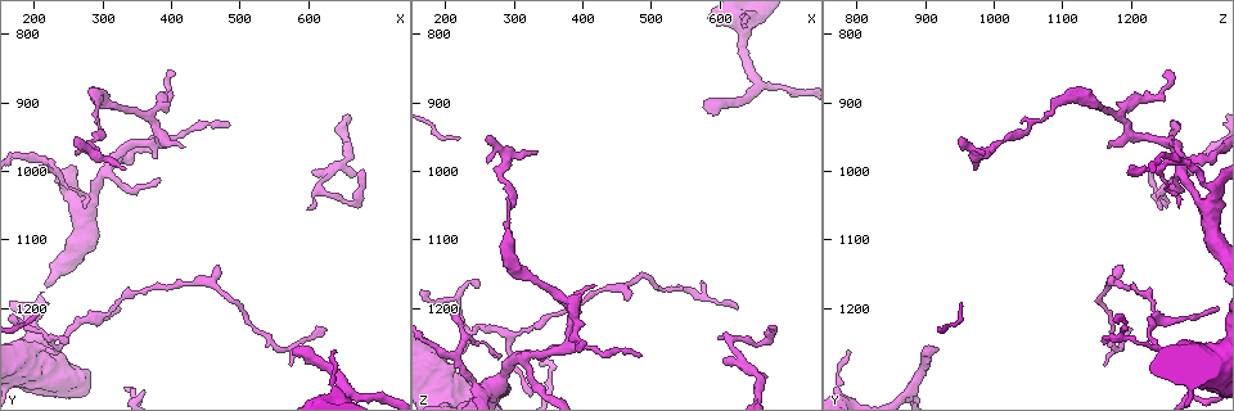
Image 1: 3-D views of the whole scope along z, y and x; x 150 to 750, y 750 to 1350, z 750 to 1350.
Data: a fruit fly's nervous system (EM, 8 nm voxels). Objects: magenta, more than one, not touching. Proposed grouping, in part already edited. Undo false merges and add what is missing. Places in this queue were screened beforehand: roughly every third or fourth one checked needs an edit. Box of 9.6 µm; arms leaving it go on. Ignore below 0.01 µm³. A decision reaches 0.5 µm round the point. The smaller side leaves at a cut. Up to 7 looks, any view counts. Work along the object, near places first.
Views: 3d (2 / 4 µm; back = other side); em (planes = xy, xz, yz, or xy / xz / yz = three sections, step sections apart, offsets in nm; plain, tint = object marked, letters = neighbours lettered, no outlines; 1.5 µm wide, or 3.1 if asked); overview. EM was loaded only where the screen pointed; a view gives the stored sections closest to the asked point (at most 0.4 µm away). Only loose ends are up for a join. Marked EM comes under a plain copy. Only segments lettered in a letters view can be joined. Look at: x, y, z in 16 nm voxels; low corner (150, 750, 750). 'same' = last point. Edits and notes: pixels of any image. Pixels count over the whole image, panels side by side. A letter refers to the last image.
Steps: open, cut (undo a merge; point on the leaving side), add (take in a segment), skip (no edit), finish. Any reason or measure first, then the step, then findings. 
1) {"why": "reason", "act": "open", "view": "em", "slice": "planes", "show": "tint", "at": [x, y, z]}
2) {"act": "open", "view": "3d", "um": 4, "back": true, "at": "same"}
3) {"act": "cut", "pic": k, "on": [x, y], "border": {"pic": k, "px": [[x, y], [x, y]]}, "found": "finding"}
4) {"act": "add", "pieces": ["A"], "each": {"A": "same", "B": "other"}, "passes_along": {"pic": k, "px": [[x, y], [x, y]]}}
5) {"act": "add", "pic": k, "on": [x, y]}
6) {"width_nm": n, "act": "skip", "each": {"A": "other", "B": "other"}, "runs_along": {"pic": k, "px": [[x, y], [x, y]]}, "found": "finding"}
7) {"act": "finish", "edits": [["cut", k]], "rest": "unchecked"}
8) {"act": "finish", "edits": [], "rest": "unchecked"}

{"why": "branch stops here", "act": "open", "view": "3d", "um": 4, "at": [245, 1245, 1165]}

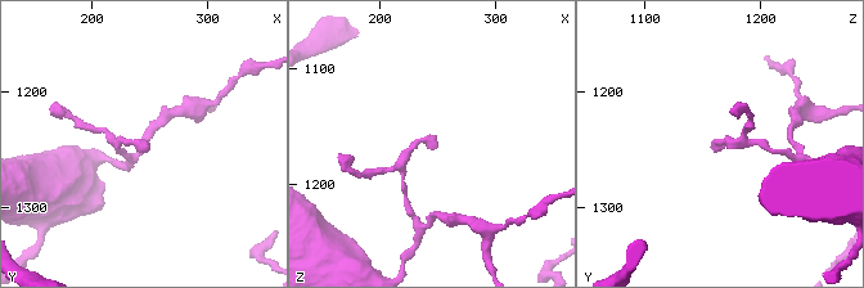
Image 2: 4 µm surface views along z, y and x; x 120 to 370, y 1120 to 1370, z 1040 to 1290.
{"why": "shape alone is not enough", "act": "open", "view": "em", "slice": "planes", "show": "letters", "at": [248, 1242, 1166]}

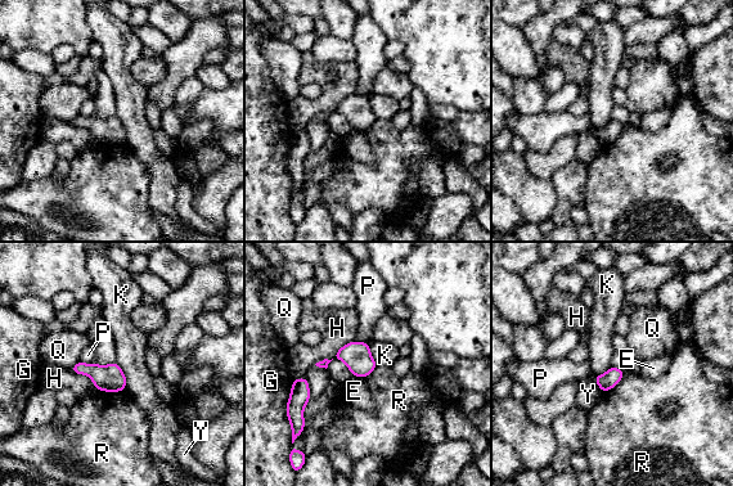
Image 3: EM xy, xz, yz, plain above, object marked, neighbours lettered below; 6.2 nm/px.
{"longest_contact_nm": ["H", 300], "act": "skip", "each": {"E": "other", "G": "other", "H": "other", "K": "other", "P": "other", "Q": "other", "R": "other", "Y": "other"}, "border": {"pic": 3, "px": [[116, 363], [125, 376], [126, 388]]}, "found": "no lettered segment goes on from it"}

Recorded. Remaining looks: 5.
{"why": "free end", "act": "open", "view": "3d", "um": 2, "at": [575, 1260, 910]}

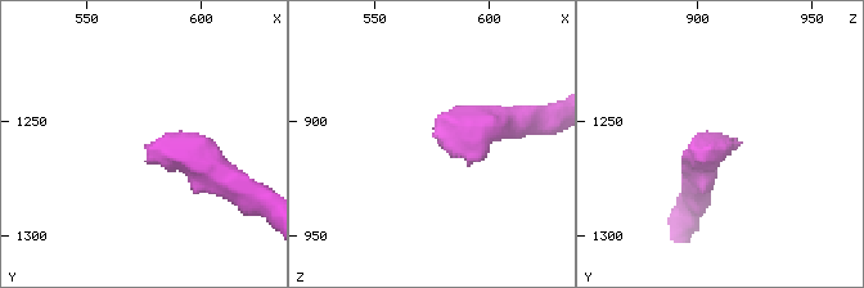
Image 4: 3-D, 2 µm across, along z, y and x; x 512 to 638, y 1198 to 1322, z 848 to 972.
{"why": "now the EM", "act": "open", "view": "em", "slice": "yz", "step": 4, "show": "letters", "at": [577, 1262, 910]}

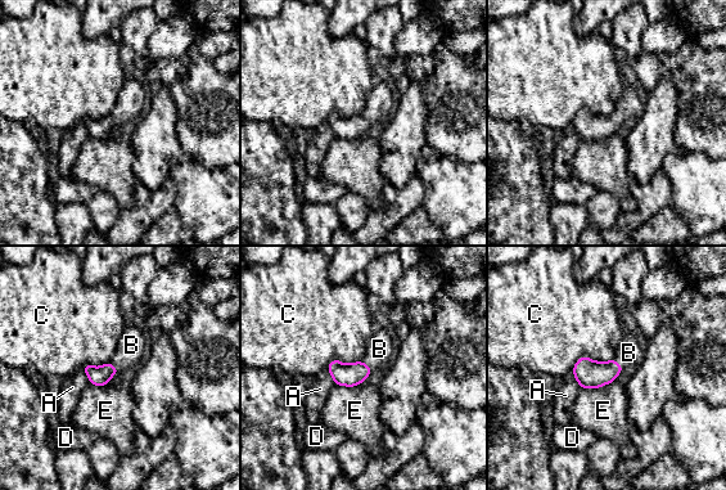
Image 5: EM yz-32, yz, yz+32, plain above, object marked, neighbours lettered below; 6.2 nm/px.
{"act": "open", "view": "em", "slice": "planes", "show": "letters", "at": "same"}

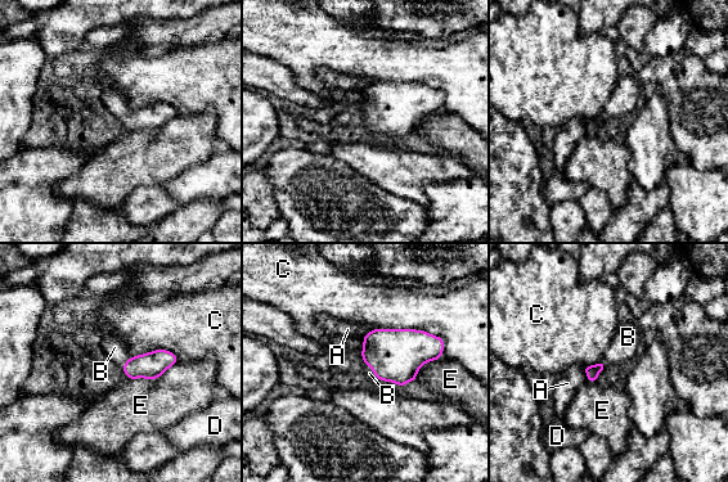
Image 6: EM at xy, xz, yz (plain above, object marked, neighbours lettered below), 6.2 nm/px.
{"act": "add", "pieces": ["B"], "each": {"A": "other", "B": "same", "C": "other", "D": "other", "E": "other"}, "passes_along": {"pic": 6, "px": [[395, 355], [371, 368], [369, 373]]}, "found": "it goes on there"}

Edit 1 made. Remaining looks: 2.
{"act": "finish", "edits": [["add", 6]], "rest": "unchecked"}

